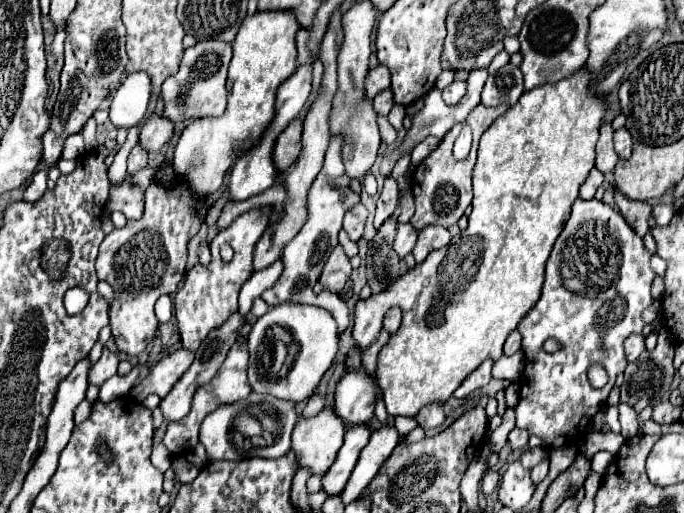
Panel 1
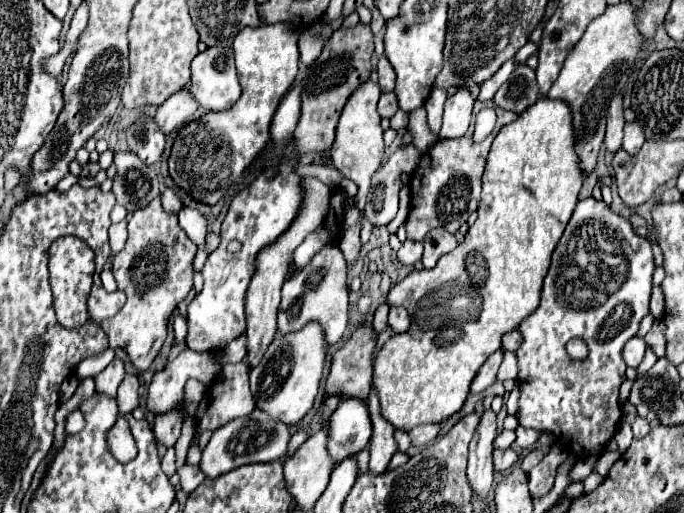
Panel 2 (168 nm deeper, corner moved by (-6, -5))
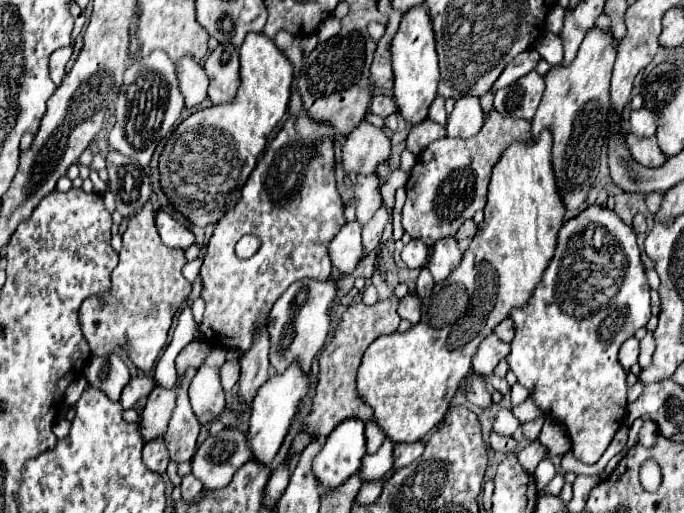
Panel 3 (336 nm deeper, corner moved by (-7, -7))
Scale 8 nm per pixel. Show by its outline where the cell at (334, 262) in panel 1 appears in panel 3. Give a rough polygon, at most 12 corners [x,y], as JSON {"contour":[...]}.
{"contour":[[357,175],[357,221],[365,225],[381,207],[377,175]]}

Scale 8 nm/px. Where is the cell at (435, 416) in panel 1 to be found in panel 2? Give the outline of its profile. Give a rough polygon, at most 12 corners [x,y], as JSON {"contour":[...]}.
{"contour":[[438,423],[410,431],[412,445],[426,445],[440,433]]}

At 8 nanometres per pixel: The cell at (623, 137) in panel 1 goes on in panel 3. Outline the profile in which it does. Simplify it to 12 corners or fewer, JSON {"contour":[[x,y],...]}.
{"contour":[[647,107],[631,111],[631,133],[651,137],[659,115]]}

